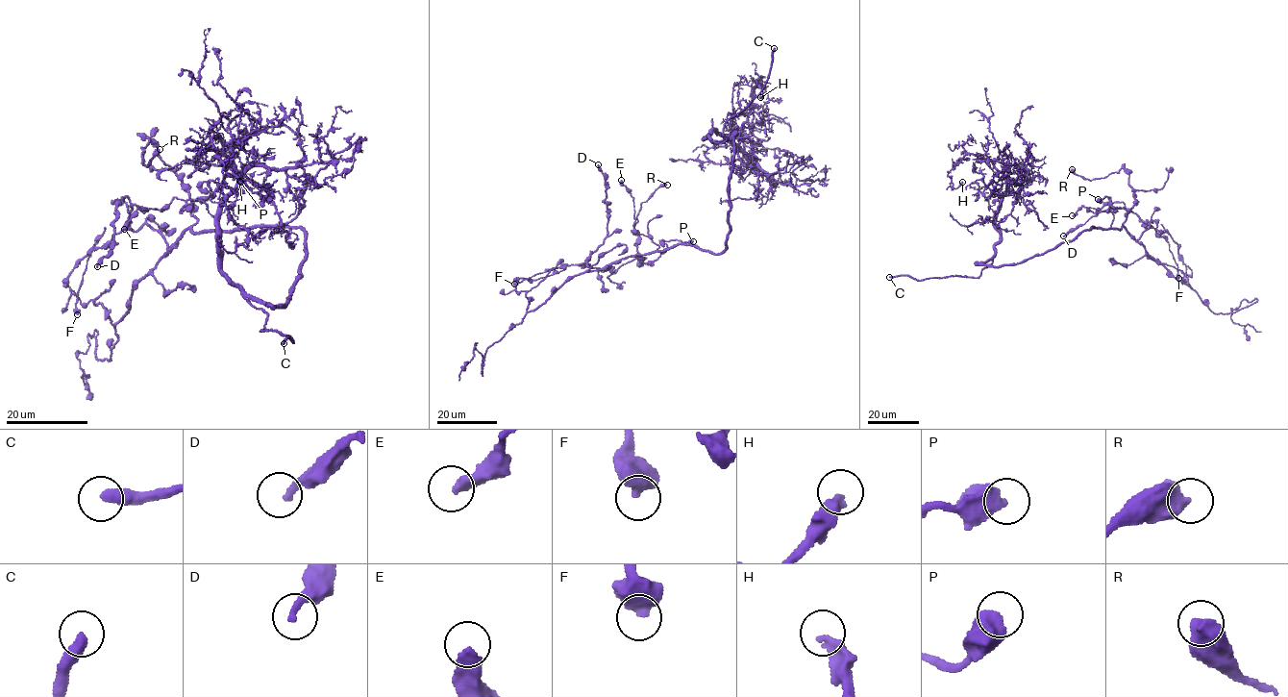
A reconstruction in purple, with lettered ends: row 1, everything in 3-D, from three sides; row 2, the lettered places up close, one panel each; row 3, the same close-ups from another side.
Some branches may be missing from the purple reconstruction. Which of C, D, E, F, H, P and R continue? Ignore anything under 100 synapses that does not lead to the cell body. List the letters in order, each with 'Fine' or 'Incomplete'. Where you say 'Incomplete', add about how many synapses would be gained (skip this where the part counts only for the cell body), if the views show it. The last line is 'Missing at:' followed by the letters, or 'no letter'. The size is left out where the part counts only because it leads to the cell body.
C: Incomplete
D: Fine
E: Fine
F: Fine
H: Fine
P: Fine
R: Fine
Missing at: C

